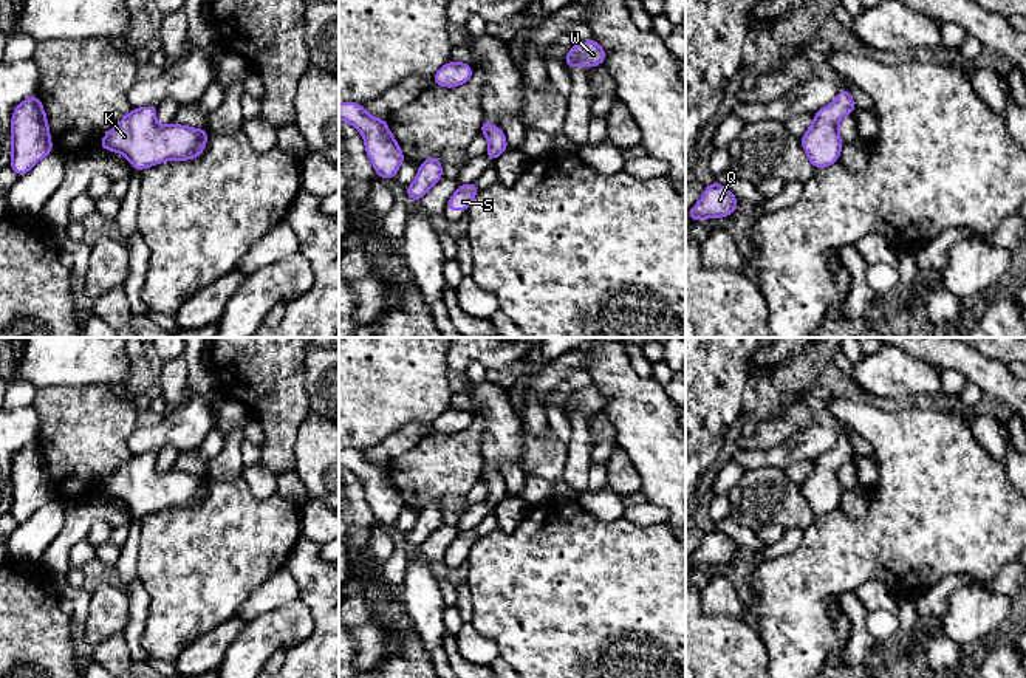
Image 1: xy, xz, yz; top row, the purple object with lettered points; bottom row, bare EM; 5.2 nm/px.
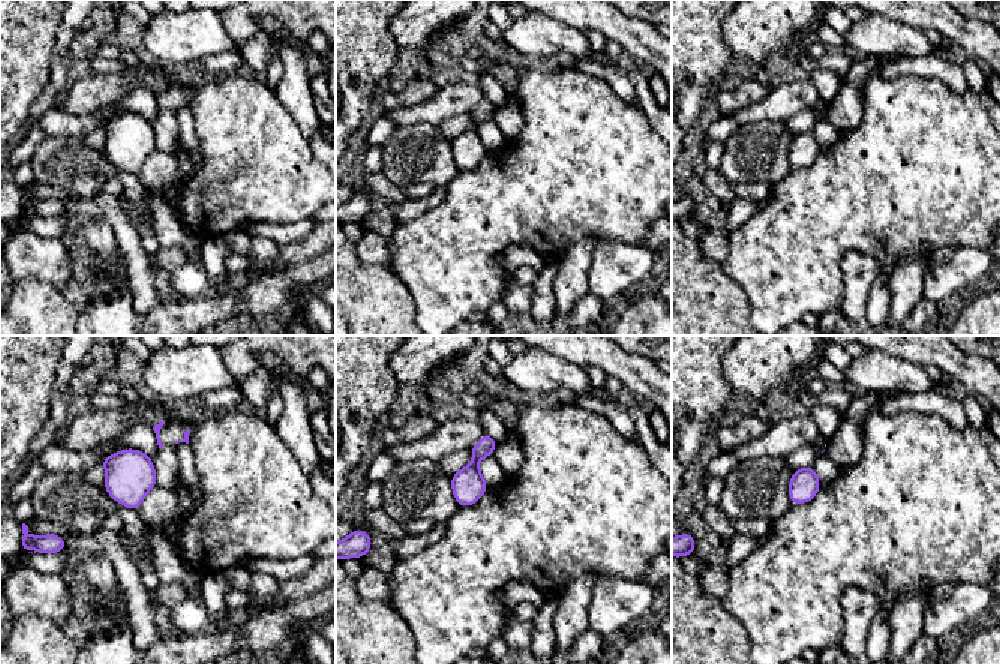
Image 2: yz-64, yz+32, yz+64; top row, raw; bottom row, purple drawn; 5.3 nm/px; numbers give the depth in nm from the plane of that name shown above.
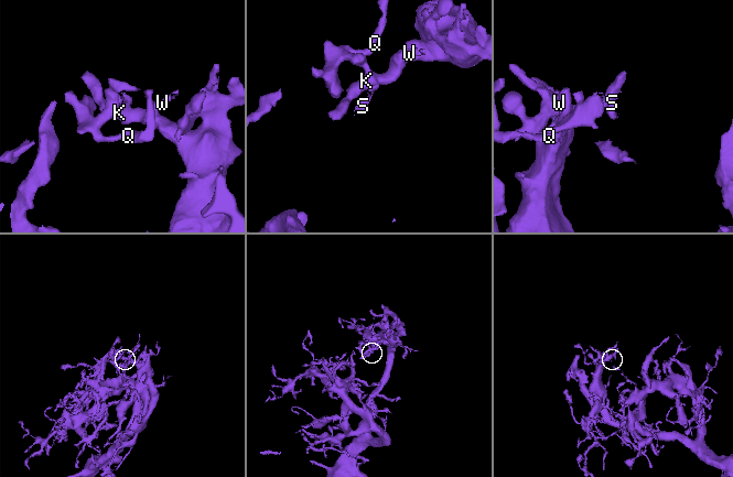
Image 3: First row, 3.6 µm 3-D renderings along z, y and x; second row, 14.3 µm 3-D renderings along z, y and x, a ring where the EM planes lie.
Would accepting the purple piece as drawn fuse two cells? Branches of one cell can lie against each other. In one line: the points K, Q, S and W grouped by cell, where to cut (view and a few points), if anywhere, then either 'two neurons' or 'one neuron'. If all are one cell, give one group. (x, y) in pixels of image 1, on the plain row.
K Q S W; no cut; one neuron

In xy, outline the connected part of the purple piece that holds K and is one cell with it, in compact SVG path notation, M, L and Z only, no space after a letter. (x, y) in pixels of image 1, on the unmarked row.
M158 452L133 455L110 478L107 478L97 494L125 502L132 514L138 519L162 508L189 508L198 505L206 497L209 478L170 469L159 472L156 464Z

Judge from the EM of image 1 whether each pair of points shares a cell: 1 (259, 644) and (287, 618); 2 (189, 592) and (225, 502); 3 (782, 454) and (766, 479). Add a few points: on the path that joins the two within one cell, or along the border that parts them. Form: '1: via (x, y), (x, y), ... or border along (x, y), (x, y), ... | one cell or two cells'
1: via (265, 638), (280, 624) | one cell
2: via (198, 570), (225, 542), (225, 523) | one cell
3: border along (780, 469), (755, 468), (746, 471) | two cells

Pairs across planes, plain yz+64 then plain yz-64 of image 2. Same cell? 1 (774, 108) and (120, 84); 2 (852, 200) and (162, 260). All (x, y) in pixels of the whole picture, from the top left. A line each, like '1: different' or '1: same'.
1: different
2: different

